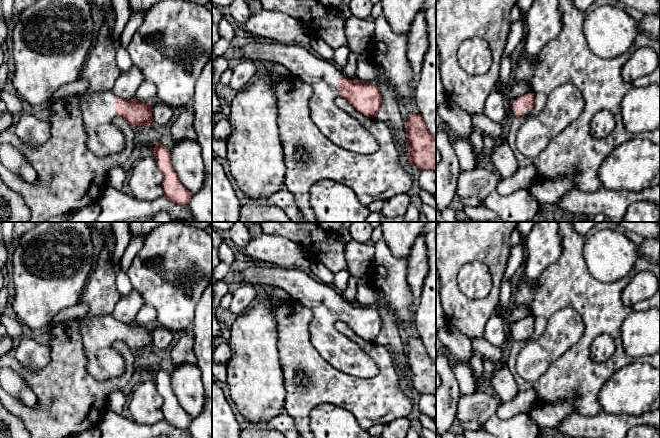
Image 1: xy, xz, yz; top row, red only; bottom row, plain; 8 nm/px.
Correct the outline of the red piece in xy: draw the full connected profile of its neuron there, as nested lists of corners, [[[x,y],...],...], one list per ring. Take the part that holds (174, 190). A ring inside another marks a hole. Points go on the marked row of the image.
[[[156,142],[154,146],[154,156],[157,166],[164,177],[162,183],[164,196],[177,205],[187,206],[193,193],[191,193],[178,179],[177,173],[171,164],[170,150]]]

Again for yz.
[[[573,84],[557,86],[547,97],[543,110],[533,115],[532,92],[507,100],[507,111],[513,117],[525,117],[517,137],[517,149],[527,158],[535,158],[551,138],[567,128],[583,111],[584,99]]]

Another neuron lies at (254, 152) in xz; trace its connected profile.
[[[257,74],[229,103],[231,132],[227,138],[229,171],[246,199],[266,200],[284,185],[286,167],[278,132],[278,109],[272,82]]]

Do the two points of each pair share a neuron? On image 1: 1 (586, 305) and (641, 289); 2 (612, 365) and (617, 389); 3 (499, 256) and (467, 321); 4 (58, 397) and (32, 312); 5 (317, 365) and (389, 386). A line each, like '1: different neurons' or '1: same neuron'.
1: different neurons
2: different neurons
3: same neuron
4: different neurons
5: same neuron

